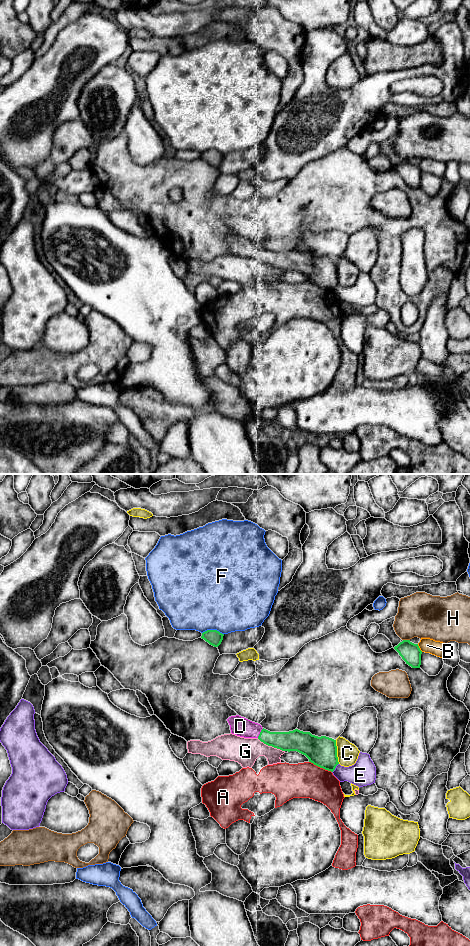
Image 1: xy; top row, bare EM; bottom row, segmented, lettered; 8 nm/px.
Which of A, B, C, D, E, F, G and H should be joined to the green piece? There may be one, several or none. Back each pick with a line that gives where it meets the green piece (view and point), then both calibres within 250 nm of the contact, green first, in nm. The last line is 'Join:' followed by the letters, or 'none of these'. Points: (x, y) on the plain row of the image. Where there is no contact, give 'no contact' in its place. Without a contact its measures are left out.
D: meets green in xy at (260, 253); 160 nm thick on the green side, 160 nm on the other
Join: D

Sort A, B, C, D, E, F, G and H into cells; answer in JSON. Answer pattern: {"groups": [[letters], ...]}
{"groups": [["A"], ["B"], ["C"], ["D"], ["E"], ["F"], ["G"], ["H"]]}

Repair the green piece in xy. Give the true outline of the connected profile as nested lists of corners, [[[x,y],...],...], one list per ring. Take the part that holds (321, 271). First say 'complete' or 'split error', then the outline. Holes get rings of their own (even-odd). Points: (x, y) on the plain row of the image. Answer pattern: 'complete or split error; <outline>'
split error; [[[239,235],[231,236],[227,239],[227,241],[230,245],[232,254],[244,258],[258,258],[264,264],[282,271],[297,271],[305,275],[309,279],[309,282],[325,290],[333,292],[339,284],[336,260],[332,258],[326,256],[318,257],[312,255],[310,252],[303,252],[298,249],[289,252],[270,252],[264,249],[260,244],[252,242]]]

